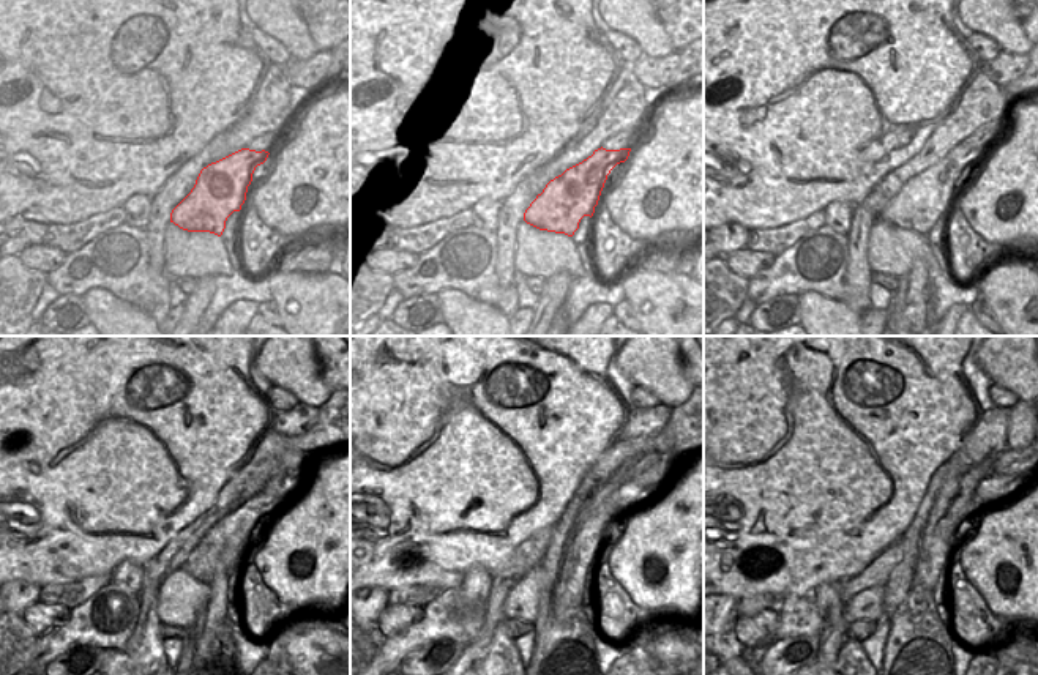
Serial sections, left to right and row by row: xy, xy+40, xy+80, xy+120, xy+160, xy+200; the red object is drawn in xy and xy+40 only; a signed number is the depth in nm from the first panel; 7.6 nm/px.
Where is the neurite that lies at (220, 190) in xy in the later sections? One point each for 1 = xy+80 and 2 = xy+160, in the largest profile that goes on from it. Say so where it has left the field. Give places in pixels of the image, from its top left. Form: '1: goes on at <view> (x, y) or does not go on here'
1: goes on at xy+80 (926, 197)
2: goes on at xy+160 (586, 533)

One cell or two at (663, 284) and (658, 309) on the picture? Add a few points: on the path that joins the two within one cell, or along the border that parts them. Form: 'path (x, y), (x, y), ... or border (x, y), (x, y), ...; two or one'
path (663, 290), (663, 303); one

